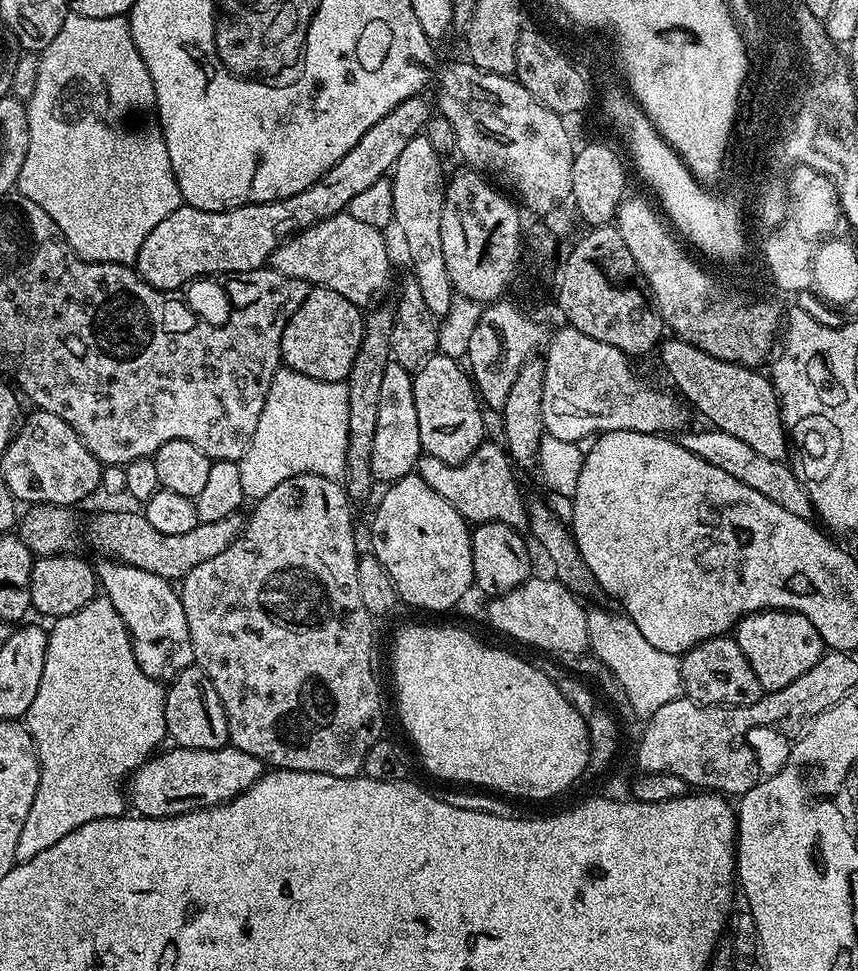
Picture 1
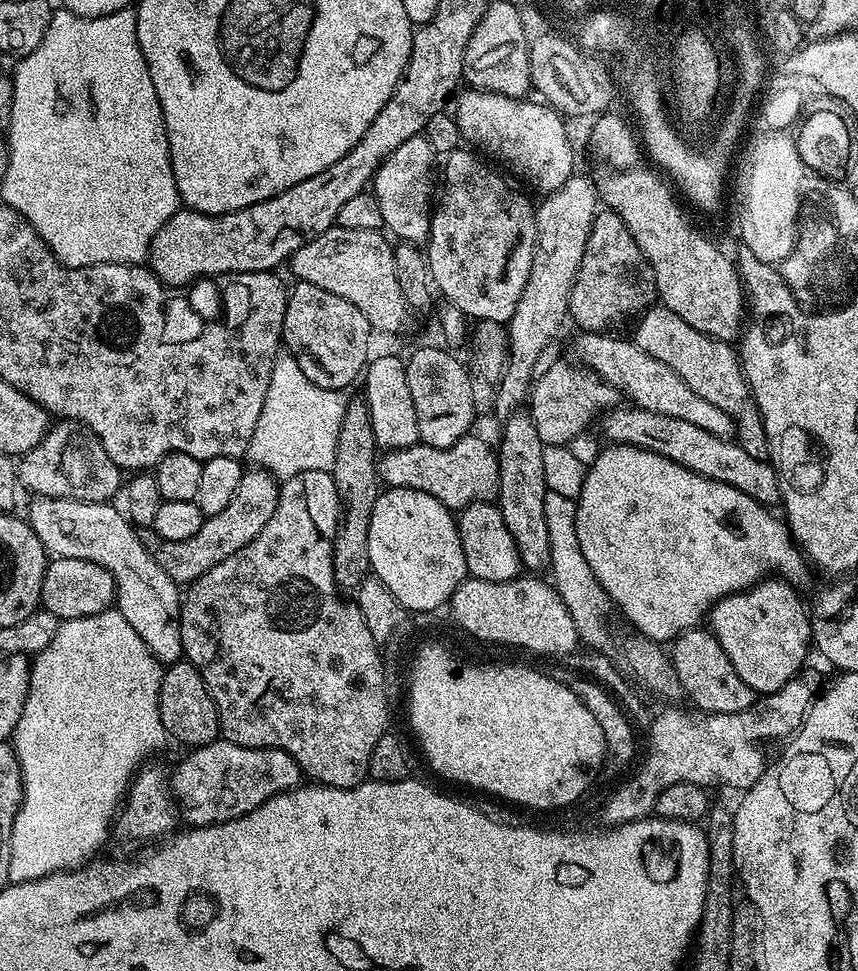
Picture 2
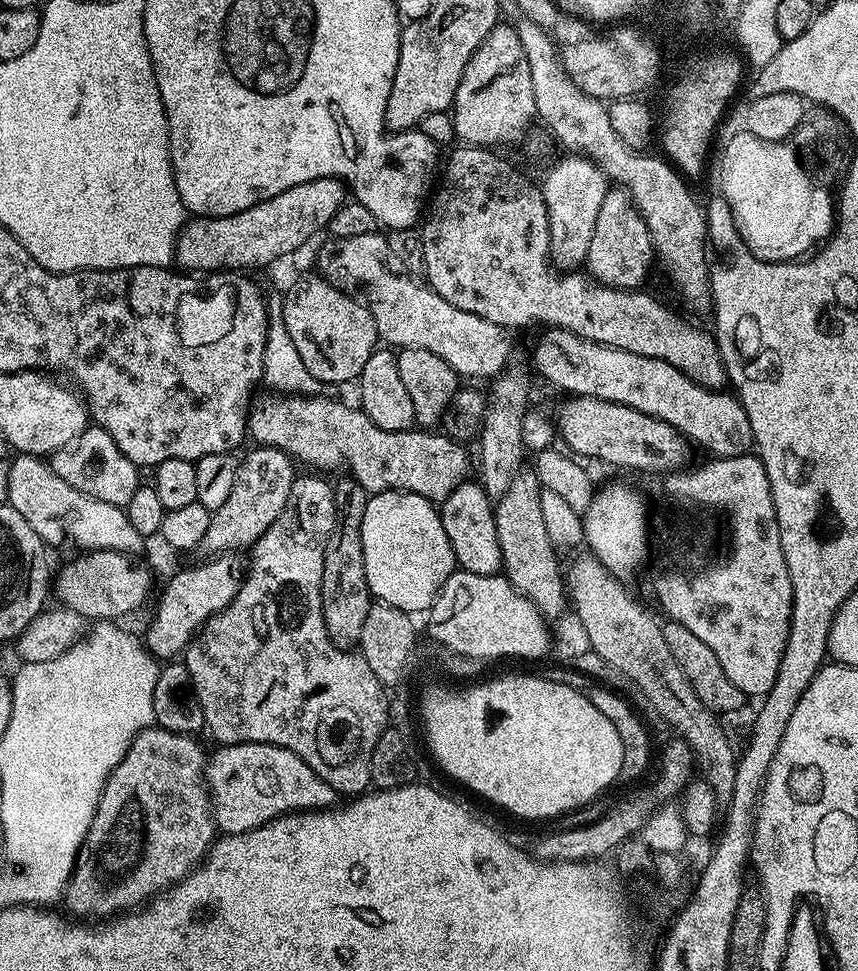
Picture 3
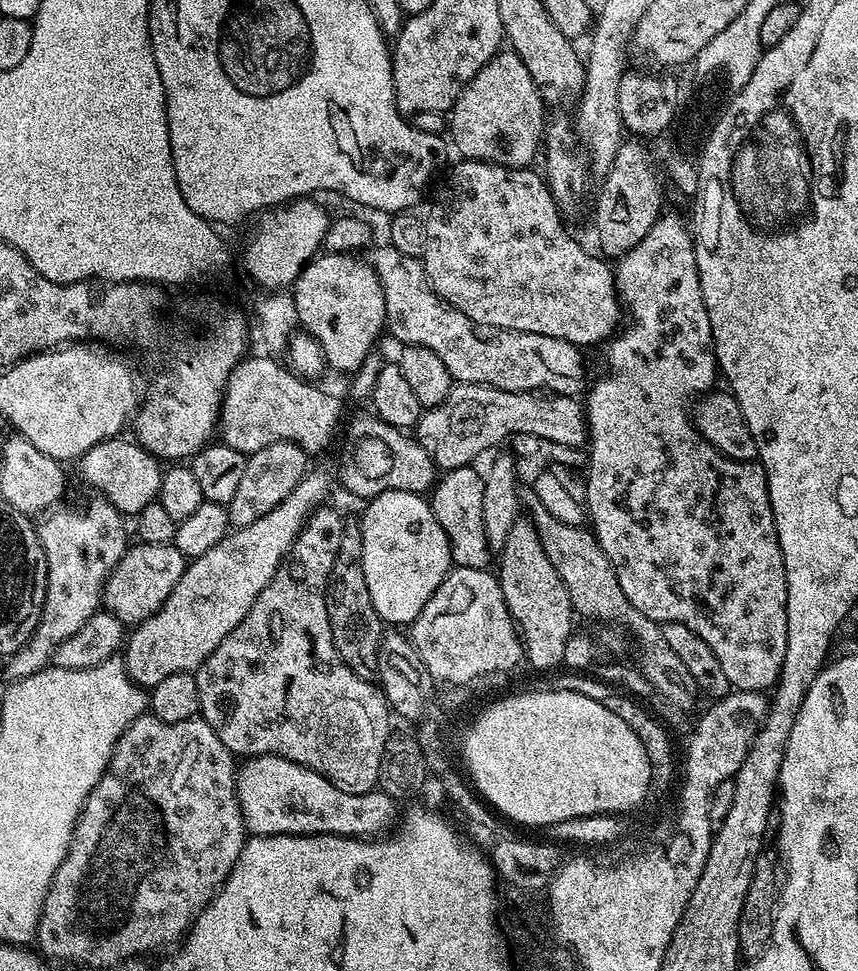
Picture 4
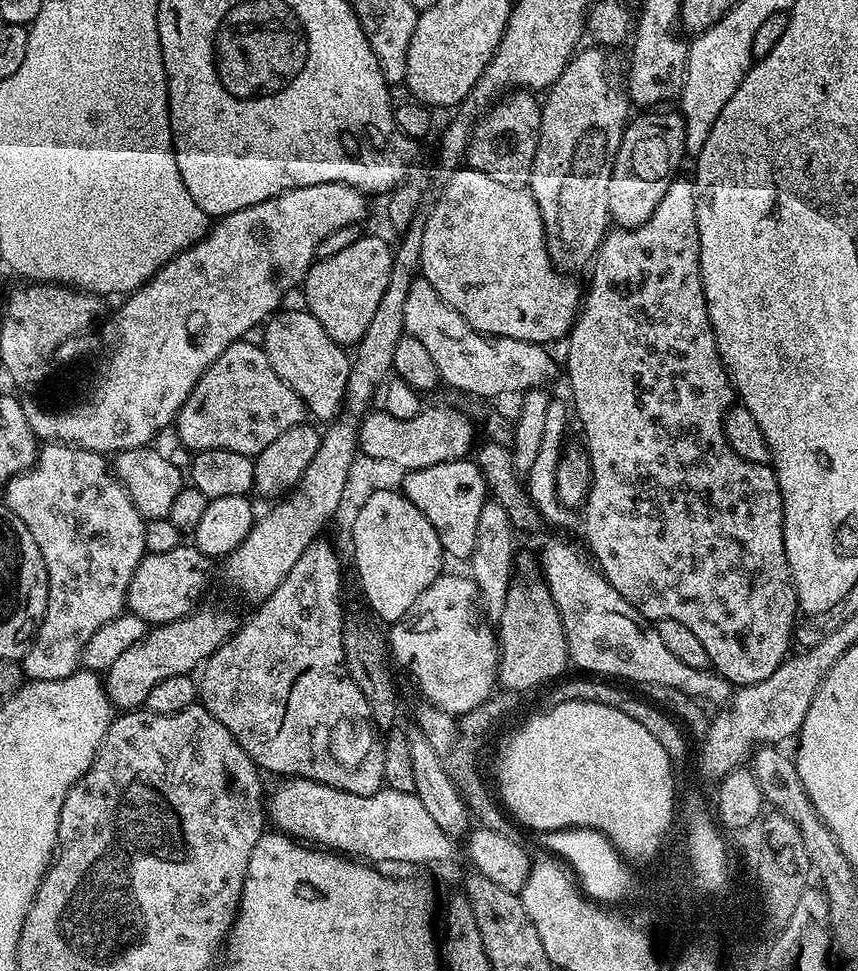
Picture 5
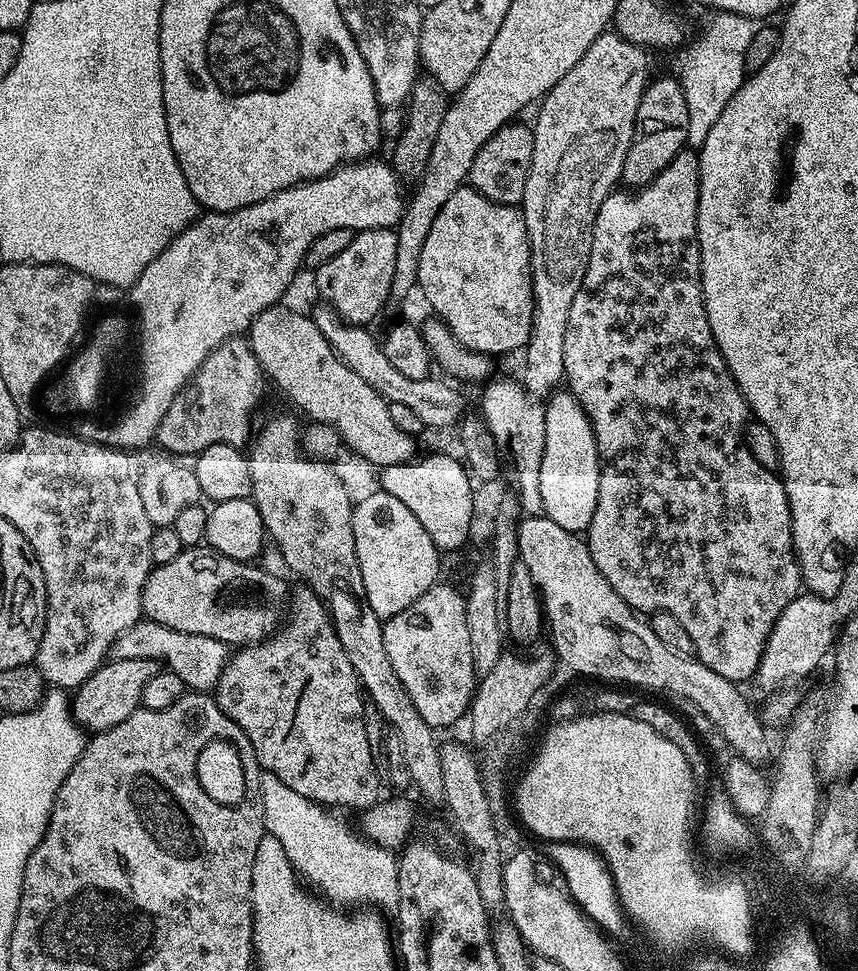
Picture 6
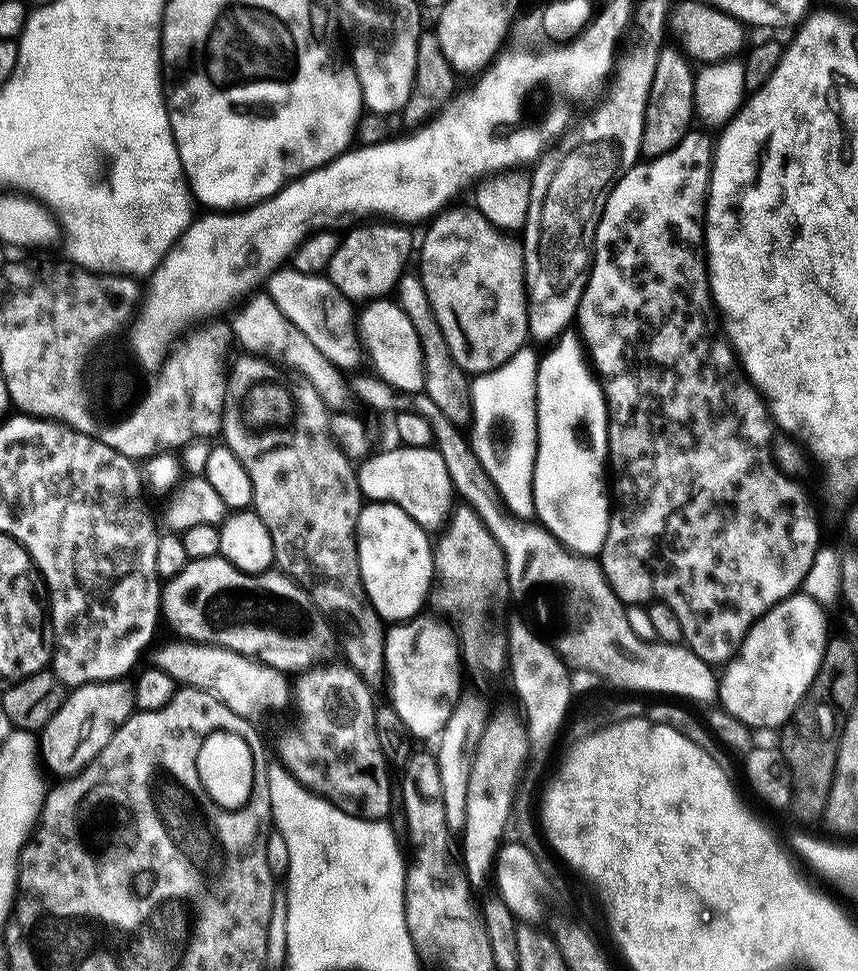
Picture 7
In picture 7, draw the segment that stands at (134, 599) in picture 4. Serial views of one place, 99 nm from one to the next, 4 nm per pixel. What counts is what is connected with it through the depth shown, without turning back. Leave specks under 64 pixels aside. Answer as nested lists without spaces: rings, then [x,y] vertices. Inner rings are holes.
[[[221,555],[189,560],[185,568],[170,577],[160,593],[160,611],[177,637],[234,650],[285,674],[315,665],[323,657],[320,655],[327,650],[328,643],[334,640],[334,628],[328,617],[316,609],[316,603],[295,580],[279,570],[246,574]]]

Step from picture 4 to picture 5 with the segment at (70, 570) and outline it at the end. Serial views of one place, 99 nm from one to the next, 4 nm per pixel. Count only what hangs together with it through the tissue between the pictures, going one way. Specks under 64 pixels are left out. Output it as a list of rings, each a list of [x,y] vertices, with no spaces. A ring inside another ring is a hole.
[[[48,442],[37,451],[36,463],[24,472],[20,472],[13,478],[14,488],[44,488],[44,524],[28,524],[26,530],[34,534],[34,542],[38,542],[38,550],[42,550],[42,558],[46,562],[46,574],[48,575],[48,605],[44,621],[40,623],[40,628],[36,631],[36,637],[32,640],[28,652],[22,657],[24,675],[28,680],[41,680],[42,682],[54,682],[58,678],[73,676],[81,667],[84,647],[90,638],[98,631],[98,626],[106,626],[115,616],[121,615],[125,611],[128,598],[128,586],[130,578],[134,576],[134,570],[138,562],[144,555],[144,525],[146,523],[143,516],[138,514],[134,502],[128,497],[127,490],[120,485],[116,479],[109,461],[101,453],[91,452],[85,448],[75,448],[73,444],[61,444],[59,442]]]

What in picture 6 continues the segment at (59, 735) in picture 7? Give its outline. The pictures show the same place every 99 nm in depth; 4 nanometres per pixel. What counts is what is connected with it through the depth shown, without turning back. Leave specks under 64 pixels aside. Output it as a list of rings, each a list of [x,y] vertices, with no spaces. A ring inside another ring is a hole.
[[[109,659],[100,665],[100,668],[86,683],[75,689],[70,700],[72,717],[81,728],[92,734],[110,730],[114,726],[118,726],[118,722],[126,722],[126,718],[130,718],[130,714],[134,714],[140,707],[142,690],[146,686],[146,682],[150,682],[150,678],[154,678],[157,670],[158,664],[155,660]]]

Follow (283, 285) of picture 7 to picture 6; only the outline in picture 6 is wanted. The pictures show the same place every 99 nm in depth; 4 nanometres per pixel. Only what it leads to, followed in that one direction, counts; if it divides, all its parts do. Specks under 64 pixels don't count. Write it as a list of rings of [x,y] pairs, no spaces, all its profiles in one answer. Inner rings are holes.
[[[318,304],[315,310],[311,311],[311,318],[322,332],[322,336],[330,342],[332,348],[339,354],[344,362],[363,381],[373,386],[382,394],[384,400],[389,403],[399,402],[402,406],[407,406],[418,420],[424,424],[427,429],[455,427],[462,420],[466,408],[466,400],[463,394],[453,383],[447,379],[437,376],[429,376],[426,379],[412,379],[396,370],[389,362],[389,358],[379,342],[368,332],[367,327],[361,325],[348,324],[344,322],[337,312],[325,304]]]

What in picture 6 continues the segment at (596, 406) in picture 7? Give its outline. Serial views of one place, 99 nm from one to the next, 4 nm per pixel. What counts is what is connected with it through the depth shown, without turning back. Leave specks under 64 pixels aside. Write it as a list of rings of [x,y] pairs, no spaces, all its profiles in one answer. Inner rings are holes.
[[[557,390],[547,397],[542,411],[544,449],[538,470],[538,490],[542,494],[544,515],[558,522],[562,530],[580,534],[590,526],[598,506],[600,455],[594,430],[580,403],[567,390]]]

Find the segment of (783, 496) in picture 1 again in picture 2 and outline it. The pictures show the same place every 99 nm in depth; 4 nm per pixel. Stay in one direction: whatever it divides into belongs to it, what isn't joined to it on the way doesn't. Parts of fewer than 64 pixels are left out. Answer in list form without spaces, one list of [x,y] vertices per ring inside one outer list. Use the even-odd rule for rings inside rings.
[[[617,406],[601,415],[598,420],[600,432],[605,441],[614,444],[629,444],[650,450],[654,454],[662,454],[670,458],[670,462],[678,462],[678,466],[686,466],[694,474],[702,474],[706,478],[714,478],[718,482],[726,482],[754,498],[765,506],[779,505],[780,478],[777,469],[768,460],[759,460],[746,450],[735,439],[726,436],[715,436],[710,430],[702,430],[702,426],[694,426],[690,422],[682,422],[682,418],[670,418],[670,414],[658,414],[654,410],[635,406]]]

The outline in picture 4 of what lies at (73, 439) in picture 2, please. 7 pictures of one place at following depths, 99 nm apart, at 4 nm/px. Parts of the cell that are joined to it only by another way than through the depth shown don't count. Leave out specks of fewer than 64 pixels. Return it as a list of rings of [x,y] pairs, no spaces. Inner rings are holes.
[[[123,435],[112,436],[98,442],[80,457],[80,476],[92,488],[97,488],[103,499],[111,502],[121,514],[135,518],[146,506],[150,506],[160,495],[161,461],[151,456],[135,439],[124,440]]]

